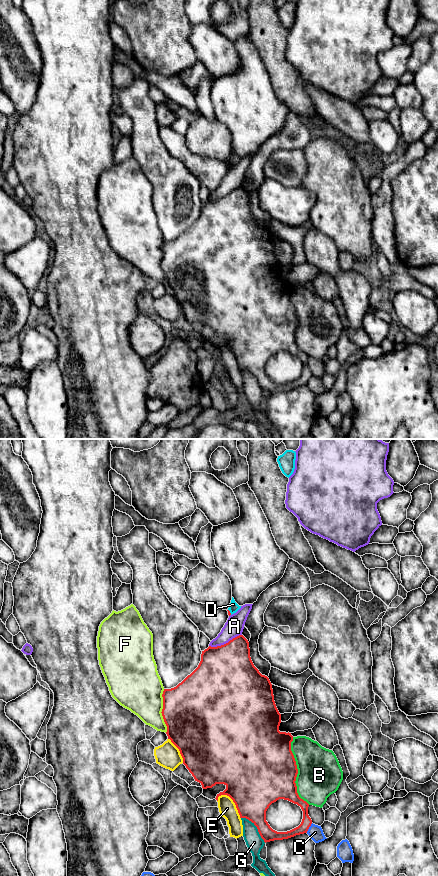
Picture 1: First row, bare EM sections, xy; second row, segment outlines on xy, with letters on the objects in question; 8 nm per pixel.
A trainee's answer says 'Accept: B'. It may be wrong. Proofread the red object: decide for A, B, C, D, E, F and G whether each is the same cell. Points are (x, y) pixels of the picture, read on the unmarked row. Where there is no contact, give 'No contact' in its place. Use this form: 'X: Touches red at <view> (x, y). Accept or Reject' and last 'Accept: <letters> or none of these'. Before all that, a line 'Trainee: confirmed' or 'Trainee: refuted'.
Trainee: refuted
A: Touches red at xy (226, 195). Reject
B: Touches red at xy (297, 324). Reject
C: Touches red at xy (308, 380). Reject
D: Touches red at xy (229, 164). Reject
E: Touches red at xy (234, 354). Reject
F: Touches red at xy (162, 263). Reject
G: Touches red at xy (256, 378). Reject
Accept: none of these

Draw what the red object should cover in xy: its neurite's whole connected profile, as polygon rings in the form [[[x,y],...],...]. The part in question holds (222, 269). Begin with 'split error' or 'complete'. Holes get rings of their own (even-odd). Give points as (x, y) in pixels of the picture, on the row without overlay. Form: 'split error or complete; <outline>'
complete; [[[243,187],[224,197],[209,198],[202,203],[198,219],[176,239],[164,241],[162,249],[161,265],[167,278],[168,291],[179,301],[183,316],[203,341],[224,336],[226,341],[217,346],[215,351],[218,353],[221,347],[229,348],[235,355],[240,370],[251,373],[265,395],[307,385],[312,372],[308,367],[309,356],[297,345],[295,333],[298,321],[291,303],[293,288],[289,284],[279,283],[281,266],[274,253],[272,236],[269,230],[254,218],[250,209],[249,194]],[[279,351],[297,356],[303,363],[301,376],[287,384],[273,382],[266,373],[267,361]]]

